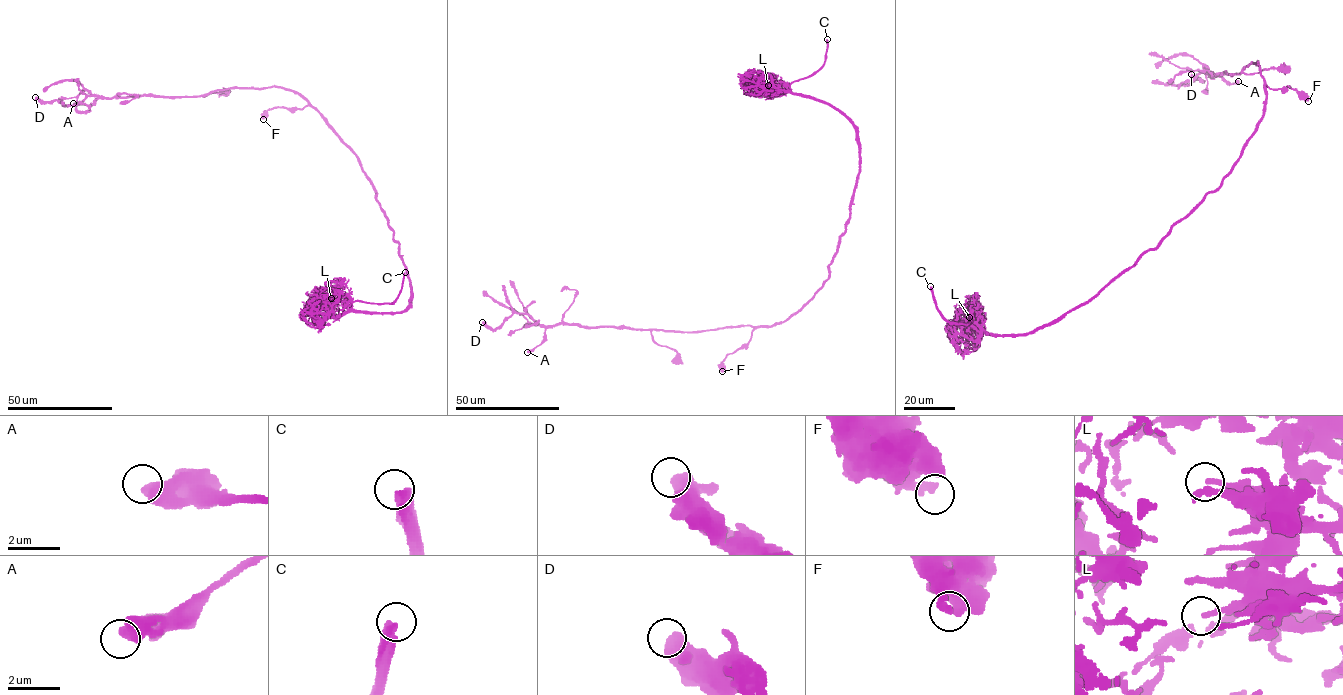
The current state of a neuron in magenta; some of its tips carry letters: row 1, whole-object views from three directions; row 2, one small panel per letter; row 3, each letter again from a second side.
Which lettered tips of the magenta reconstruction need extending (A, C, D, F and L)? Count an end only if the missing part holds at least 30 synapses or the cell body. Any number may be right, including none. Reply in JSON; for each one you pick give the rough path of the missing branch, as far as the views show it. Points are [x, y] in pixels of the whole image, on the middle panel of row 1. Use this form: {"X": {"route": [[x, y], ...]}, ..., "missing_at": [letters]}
{"C": {"route": [[827, 39], [823, 38], [823, 45], [814, 48]]}, "missing_at": ["C"]}

